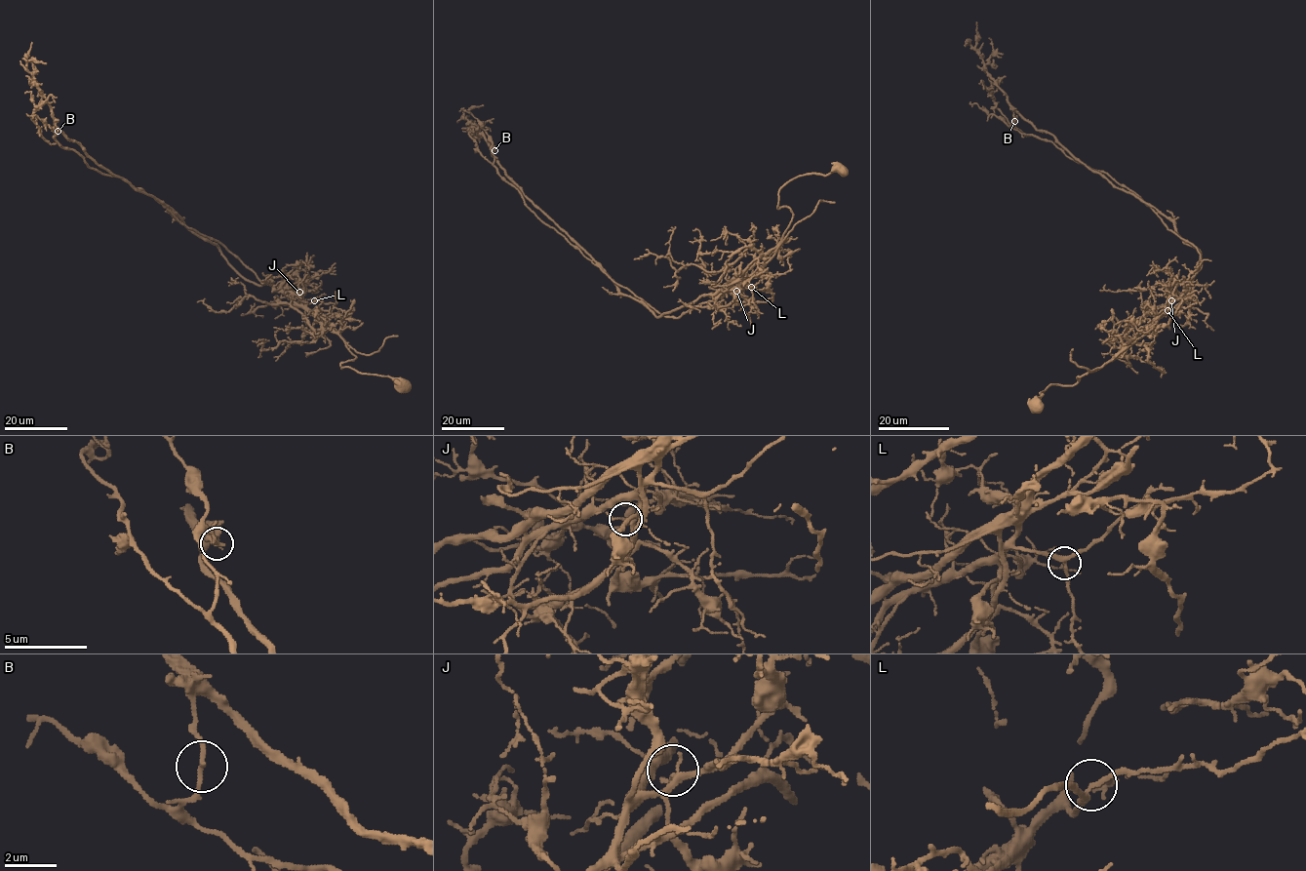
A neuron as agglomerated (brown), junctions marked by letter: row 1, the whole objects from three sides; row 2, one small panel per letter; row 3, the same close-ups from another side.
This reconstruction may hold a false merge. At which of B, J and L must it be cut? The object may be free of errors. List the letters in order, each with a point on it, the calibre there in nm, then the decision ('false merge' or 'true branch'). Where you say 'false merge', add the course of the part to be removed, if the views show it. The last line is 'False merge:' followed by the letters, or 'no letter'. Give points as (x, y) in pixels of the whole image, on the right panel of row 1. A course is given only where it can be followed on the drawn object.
B: at (1014, 121); 170 nm thick; false merge; foreign part runs (1014, 120), (1014, 129), (1124, 184), (1200, 255), (1189, 286), (1112, 360), (1087, 370), (1070, 359), (1073, 349)
J: at (1171, 300); 190 nm thick; true branch
L: at (1167, 310); 200 nm thick; true branch
False merge: B

